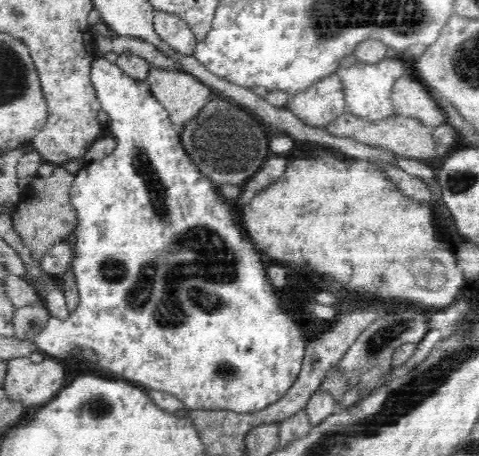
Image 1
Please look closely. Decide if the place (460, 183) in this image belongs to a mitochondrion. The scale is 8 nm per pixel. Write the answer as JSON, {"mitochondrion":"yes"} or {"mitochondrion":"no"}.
{"mitochondrion":"yes"}

